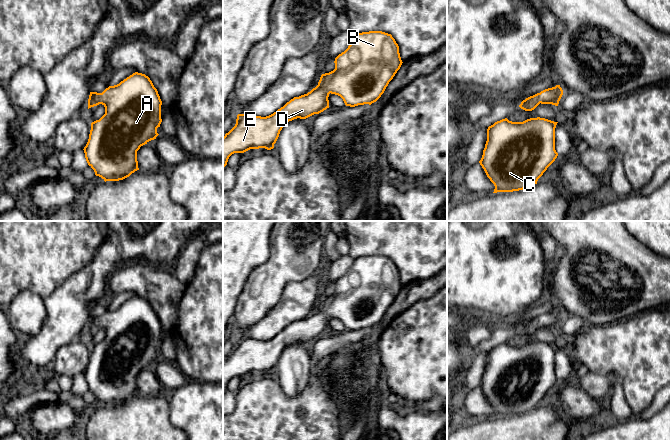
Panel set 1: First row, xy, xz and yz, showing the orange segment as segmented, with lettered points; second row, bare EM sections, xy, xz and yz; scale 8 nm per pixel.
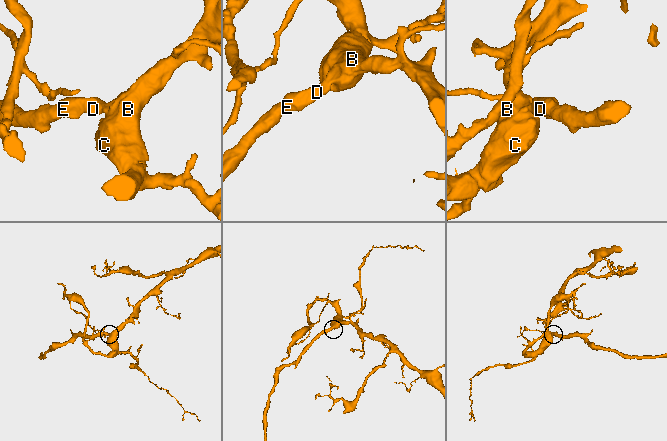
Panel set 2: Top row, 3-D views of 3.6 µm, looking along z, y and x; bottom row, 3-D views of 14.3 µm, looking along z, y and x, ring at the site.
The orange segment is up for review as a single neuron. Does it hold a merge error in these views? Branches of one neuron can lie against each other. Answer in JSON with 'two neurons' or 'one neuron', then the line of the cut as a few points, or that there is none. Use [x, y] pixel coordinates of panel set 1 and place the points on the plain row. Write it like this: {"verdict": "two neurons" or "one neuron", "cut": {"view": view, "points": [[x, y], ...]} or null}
{"verdict": "one neuron", "cut": null}

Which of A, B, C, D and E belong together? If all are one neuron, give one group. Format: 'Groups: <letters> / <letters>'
Groups: A B C D E

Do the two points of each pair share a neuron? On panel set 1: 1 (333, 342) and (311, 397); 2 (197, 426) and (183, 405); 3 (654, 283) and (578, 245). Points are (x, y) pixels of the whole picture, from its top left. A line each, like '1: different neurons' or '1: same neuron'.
1: different neurons
2: same neuron
3: same neuron

